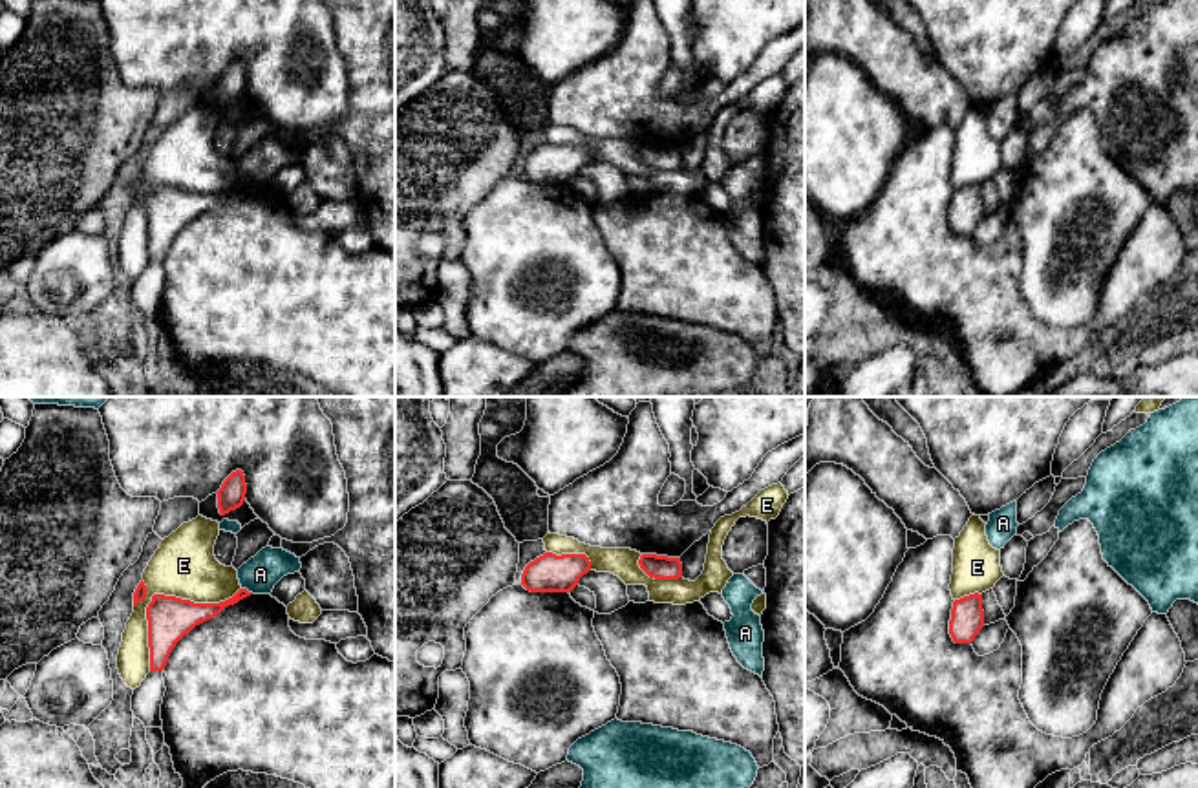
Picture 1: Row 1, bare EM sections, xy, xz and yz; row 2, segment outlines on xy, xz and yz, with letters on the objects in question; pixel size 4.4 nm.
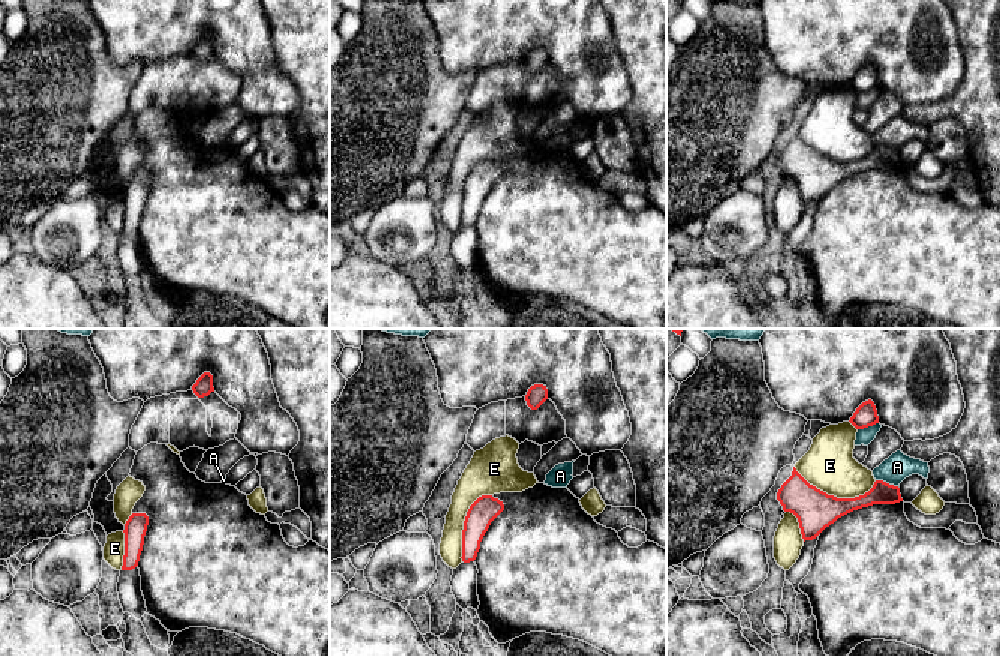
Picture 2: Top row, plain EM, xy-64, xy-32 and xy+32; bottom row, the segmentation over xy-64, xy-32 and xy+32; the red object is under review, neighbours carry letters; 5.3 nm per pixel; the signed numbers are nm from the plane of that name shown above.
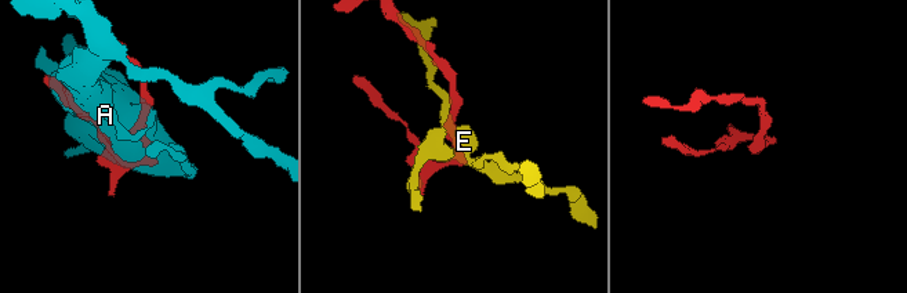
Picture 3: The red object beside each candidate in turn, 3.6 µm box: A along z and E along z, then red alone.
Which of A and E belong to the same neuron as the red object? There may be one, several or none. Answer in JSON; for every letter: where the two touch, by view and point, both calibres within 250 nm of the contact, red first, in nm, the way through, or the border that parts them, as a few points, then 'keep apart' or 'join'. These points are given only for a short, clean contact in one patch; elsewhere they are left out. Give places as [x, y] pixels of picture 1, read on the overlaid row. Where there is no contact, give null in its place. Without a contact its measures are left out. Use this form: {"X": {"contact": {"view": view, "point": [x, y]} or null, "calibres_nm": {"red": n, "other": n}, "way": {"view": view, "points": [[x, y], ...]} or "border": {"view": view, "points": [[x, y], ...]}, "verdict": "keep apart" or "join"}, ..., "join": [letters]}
{"A": {"contact": {"view": "xy", "point": [246, 589]}, "calibres_nm": {"red": 100, "other": 160}, "verdict": "keep apart"}, "E": {"contact": {"view": "xy", "point": [160, 595]}, "calibres_nm": {"red": 190, "other": 280}, "verdict": "keep apart"}, "join": []}

